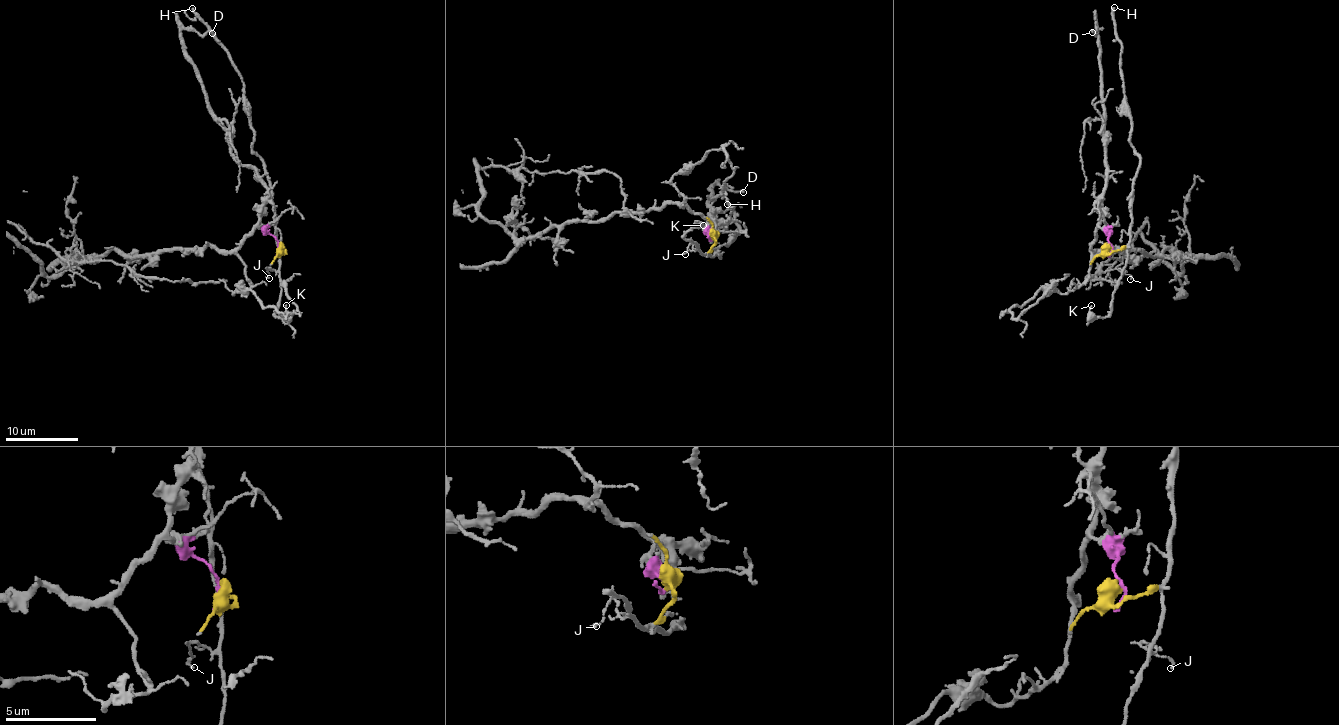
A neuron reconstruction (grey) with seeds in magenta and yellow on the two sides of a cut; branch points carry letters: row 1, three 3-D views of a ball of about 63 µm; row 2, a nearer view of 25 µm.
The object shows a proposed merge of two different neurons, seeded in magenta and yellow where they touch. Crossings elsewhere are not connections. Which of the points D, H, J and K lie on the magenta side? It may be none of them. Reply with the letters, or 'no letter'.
D

